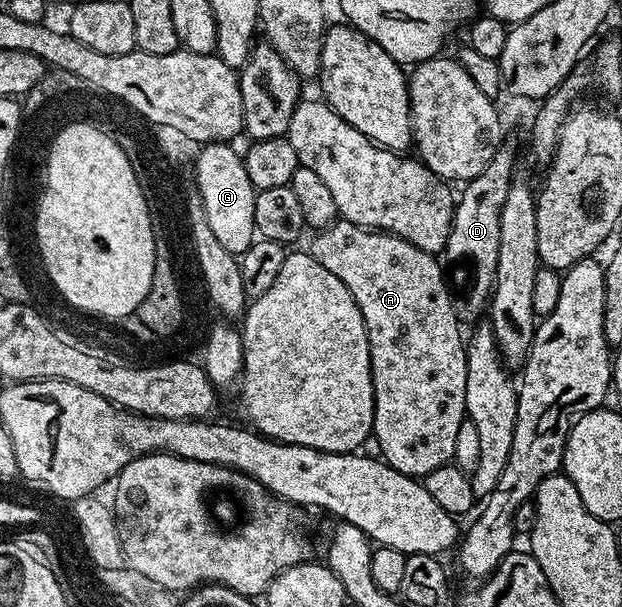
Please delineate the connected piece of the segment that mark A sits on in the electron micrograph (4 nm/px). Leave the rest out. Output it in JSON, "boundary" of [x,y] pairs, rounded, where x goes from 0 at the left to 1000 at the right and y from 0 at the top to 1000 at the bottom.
{"boundary":[[[550,359],[540,361],[539,367],[527,376],[518,377],[511,386],[502,389],[506,390],[500,395],[497,418],[505,428],[516,432],[516,438],[523,438],[523,445],[529,445],[529,451],[537,451],[542,458],[548,458],[548,465],[555,465],[555,471],[561,478],[561,484],[568,484],[568,491],[580,511],[580,524],[587,530],[587,544],[593,557],[600,649],[603,651],[603,703],[600,712],[608,727],[613,728],[614,756],[621,758],[625,768],[632,768],[632,774],[669,787],[688,784],[691,778],[703,774],[703,768],[727,763],[732,755],[732,736],[735,735],[735,708],[741,708],[751,682],[751,671],[748,669],[751,570],[748,547],[744,554],[743,544],[738,542],[741,529],[732,517],[728,486],[725,488],[723,478],[719,476],[719,461],[712,456],[711,438],[706,437],[707,423],[698,415],[685,415],[658,399],[651,399],[651,392],[638,392],[624,382],[605,382],[601,376],[582,376]]]}

